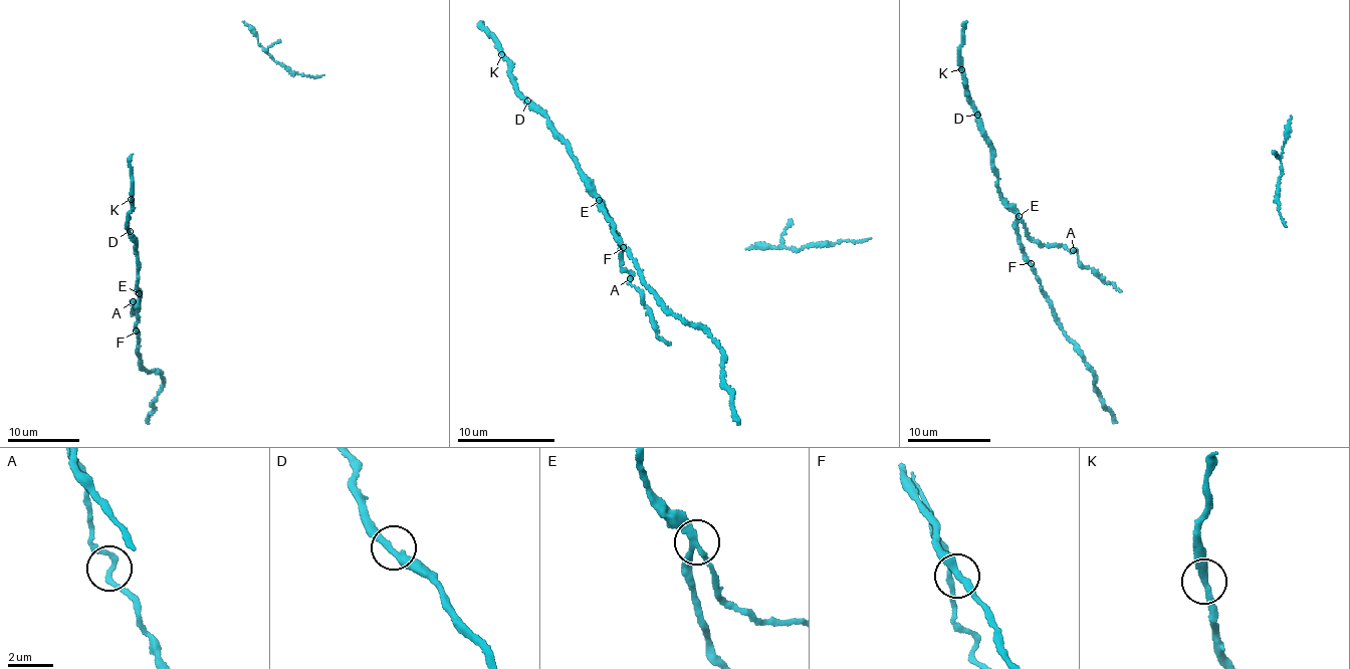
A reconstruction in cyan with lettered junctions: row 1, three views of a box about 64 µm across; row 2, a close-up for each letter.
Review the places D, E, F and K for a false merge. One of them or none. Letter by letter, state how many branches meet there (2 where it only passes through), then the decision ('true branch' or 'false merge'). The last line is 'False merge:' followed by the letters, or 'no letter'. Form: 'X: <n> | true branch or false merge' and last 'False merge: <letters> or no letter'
D: 2 | true branch
E: 3 | false merge
F: 2 | true branch
K: 2 | true branch
False merge: E

